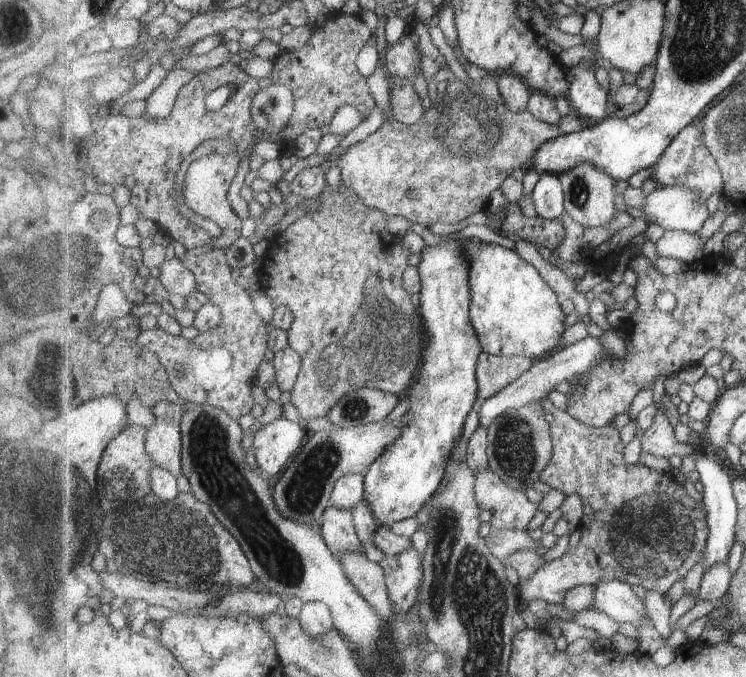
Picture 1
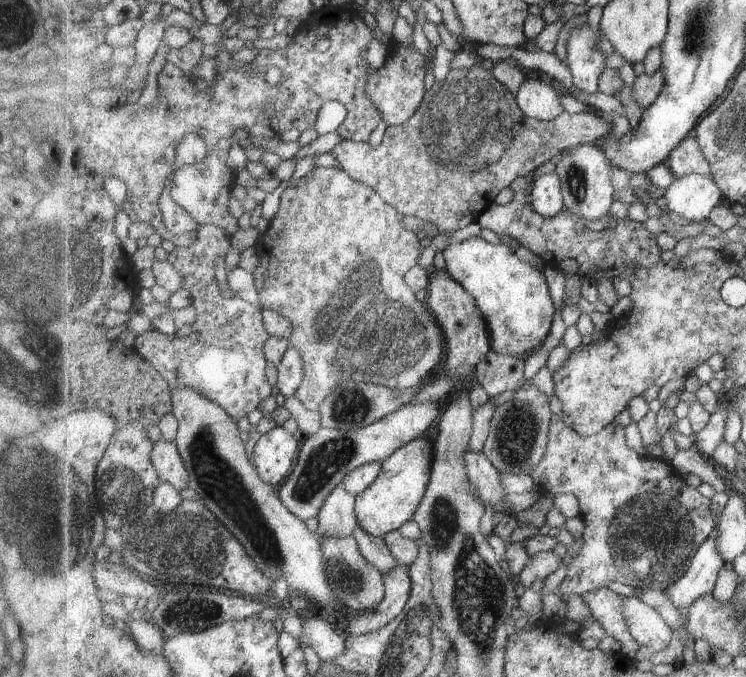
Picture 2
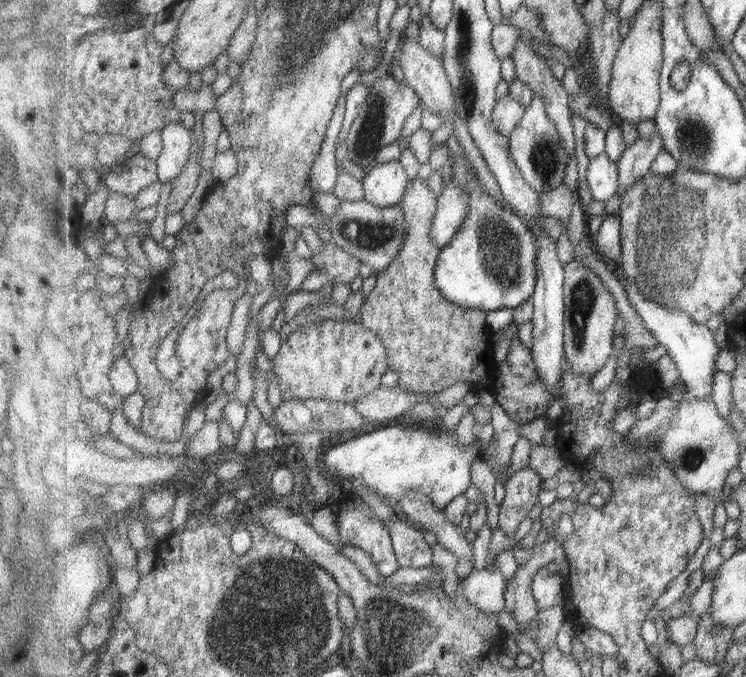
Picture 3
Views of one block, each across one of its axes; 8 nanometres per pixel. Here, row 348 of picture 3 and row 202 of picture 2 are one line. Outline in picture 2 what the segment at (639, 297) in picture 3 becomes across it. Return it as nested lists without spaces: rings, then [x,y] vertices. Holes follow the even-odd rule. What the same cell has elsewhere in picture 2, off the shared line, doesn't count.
[[[691,174],[675,180],[662,197],[669,211],[677,216],[690,222],[704,222],[724,196],[712,176]]]

